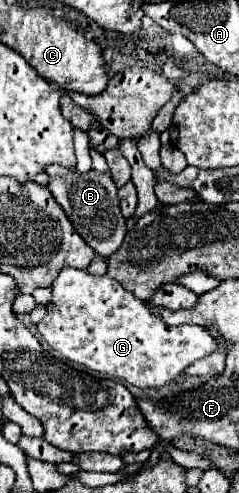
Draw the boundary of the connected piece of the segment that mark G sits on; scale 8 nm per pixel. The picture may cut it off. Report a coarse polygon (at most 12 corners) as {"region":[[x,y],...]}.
{"region":[[65,267],[43,349],[135,387],[215,353],[165,325],[121,283]]}

